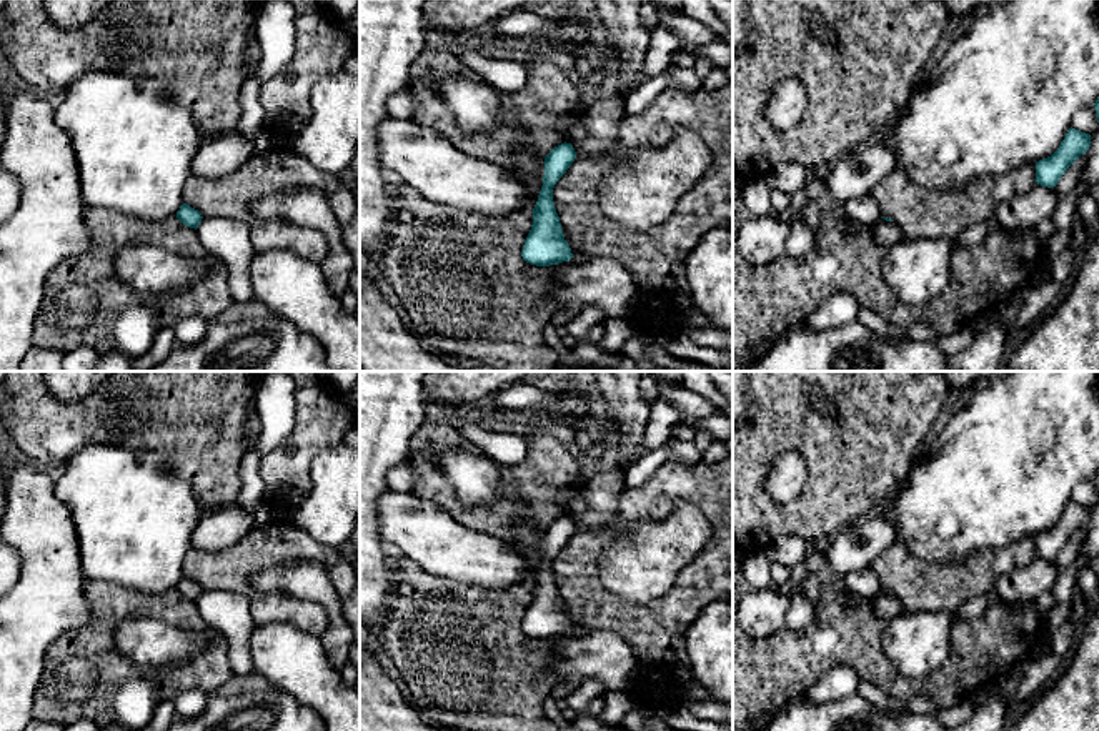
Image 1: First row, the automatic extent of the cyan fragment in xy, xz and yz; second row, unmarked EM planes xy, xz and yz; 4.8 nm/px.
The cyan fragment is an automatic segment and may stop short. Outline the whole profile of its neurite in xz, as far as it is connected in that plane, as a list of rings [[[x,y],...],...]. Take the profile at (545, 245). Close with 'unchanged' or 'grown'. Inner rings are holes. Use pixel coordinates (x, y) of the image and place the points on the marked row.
[[[571,143],[554,147],[545,157],[543,186],[533,208],[533,225],[525,240],[521,256],[526,263],[550,266],[573,258],[564,240],[559,216],[553,201],[553,188],[576,158]]]; unchanged

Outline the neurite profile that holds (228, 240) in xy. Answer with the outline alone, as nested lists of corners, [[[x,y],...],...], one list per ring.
[[[201,218],[196,233],[201,246],[225,263],[233,301],[240,305],[255,301],[250,270],[256,251],[248,225],[235,218]]]

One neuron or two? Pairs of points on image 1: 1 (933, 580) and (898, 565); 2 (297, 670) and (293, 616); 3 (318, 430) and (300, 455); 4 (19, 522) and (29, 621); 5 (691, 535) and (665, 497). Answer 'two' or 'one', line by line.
1: one
2: two
3: one
4: one
5: two

